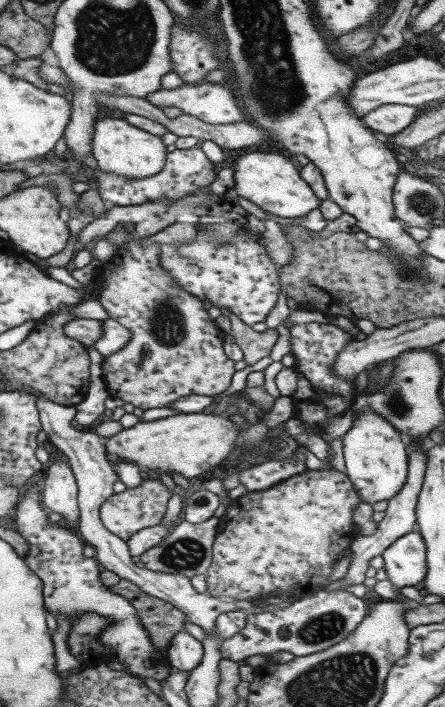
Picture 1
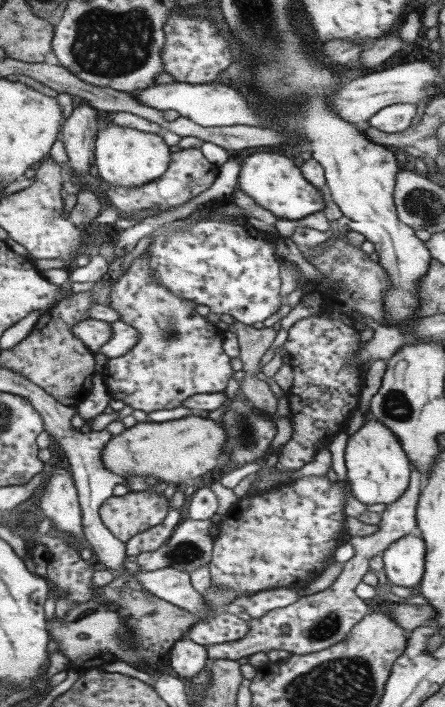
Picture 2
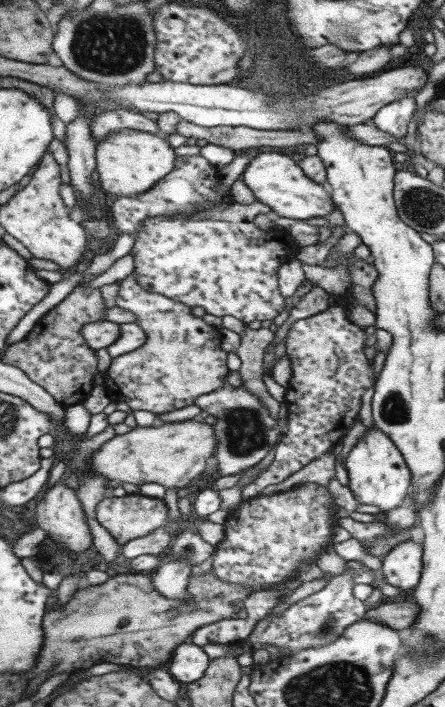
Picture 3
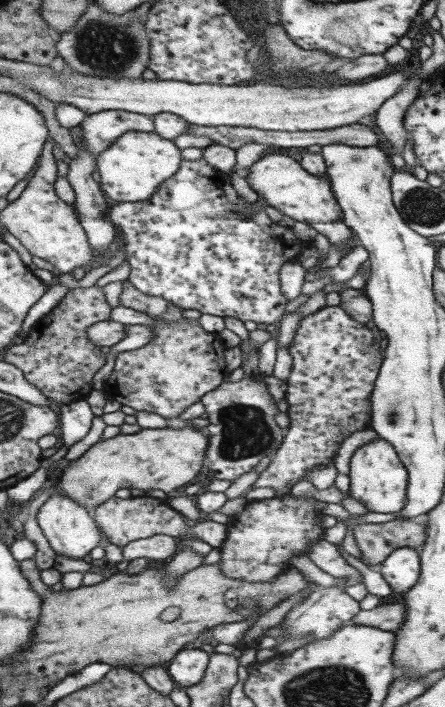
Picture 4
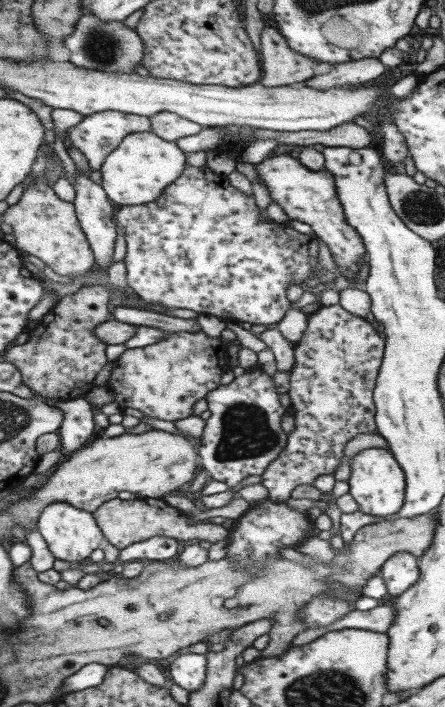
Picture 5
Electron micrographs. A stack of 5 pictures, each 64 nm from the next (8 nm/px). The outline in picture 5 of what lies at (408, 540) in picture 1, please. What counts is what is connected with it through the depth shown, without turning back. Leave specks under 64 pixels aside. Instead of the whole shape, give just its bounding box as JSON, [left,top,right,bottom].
[379,552,418,596]

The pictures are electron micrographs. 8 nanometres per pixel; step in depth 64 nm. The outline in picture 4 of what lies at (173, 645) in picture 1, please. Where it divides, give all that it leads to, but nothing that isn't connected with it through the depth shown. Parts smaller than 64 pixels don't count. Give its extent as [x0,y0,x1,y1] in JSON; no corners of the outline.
[167,647,208,688]

